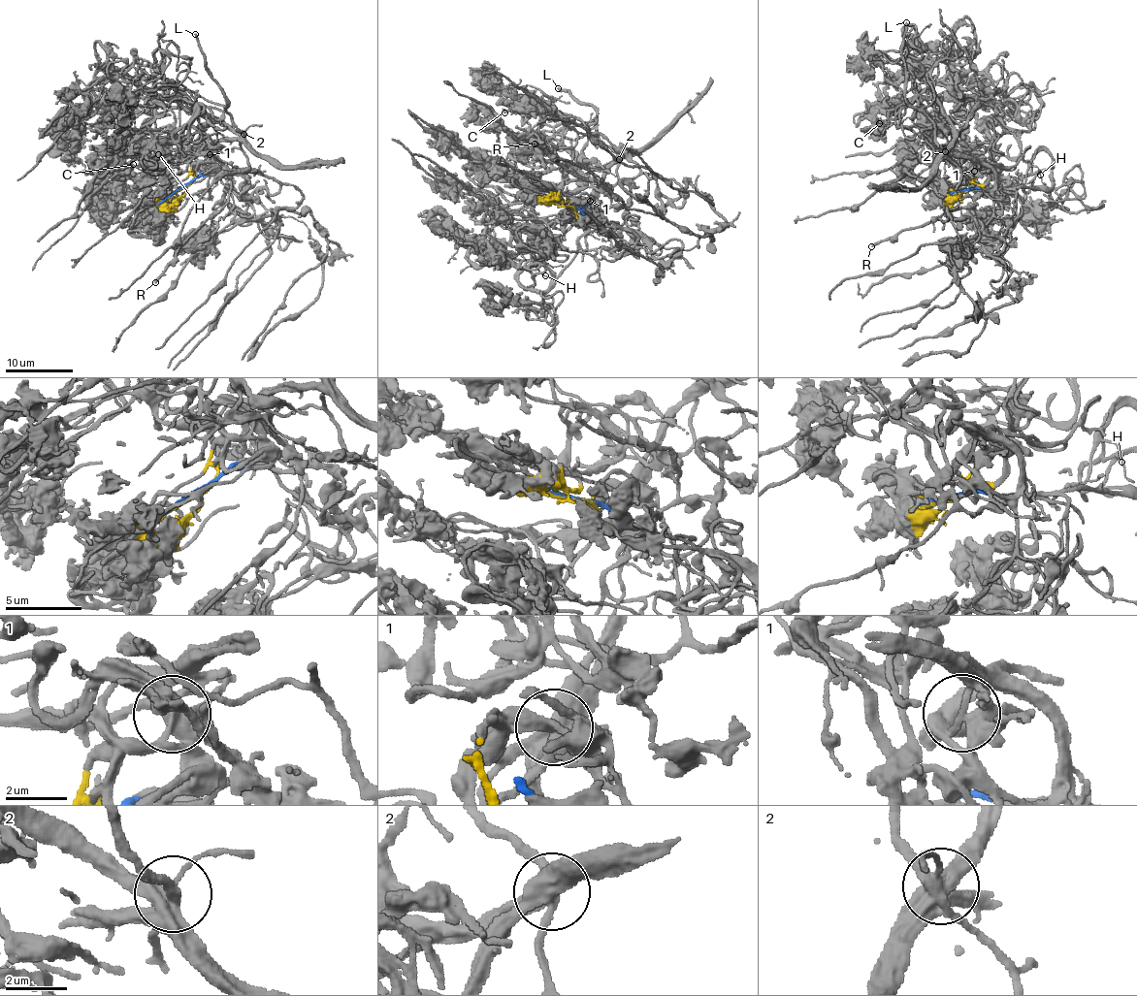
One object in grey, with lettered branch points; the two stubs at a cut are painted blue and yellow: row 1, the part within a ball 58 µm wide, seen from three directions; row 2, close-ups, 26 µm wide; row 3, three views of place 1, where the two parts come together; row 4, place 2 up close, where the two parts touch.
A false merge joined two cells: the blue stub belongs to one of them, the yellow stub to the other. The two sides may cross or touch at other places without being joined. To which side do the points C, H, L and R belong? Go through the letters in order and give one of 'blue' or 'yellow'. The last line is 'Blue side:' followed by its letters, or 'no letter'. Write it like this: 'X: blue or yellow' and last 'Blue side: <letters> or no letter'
C: yellow
H: yellow
L: blue
R: blue
Blue side: L, R

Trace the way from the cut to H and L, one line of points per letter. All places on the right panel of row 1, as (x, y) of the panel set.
H: (962, 191), (974, 186), (974, 170), (983, 161), (1008, 167), (1036, 153), (1031, 163), (1041, 175)
L: (962, 190), (983, 193), (946, 208), (962, 221), (944, 222), (961, 173), (931, 121), (905, 99), (906, 21)

